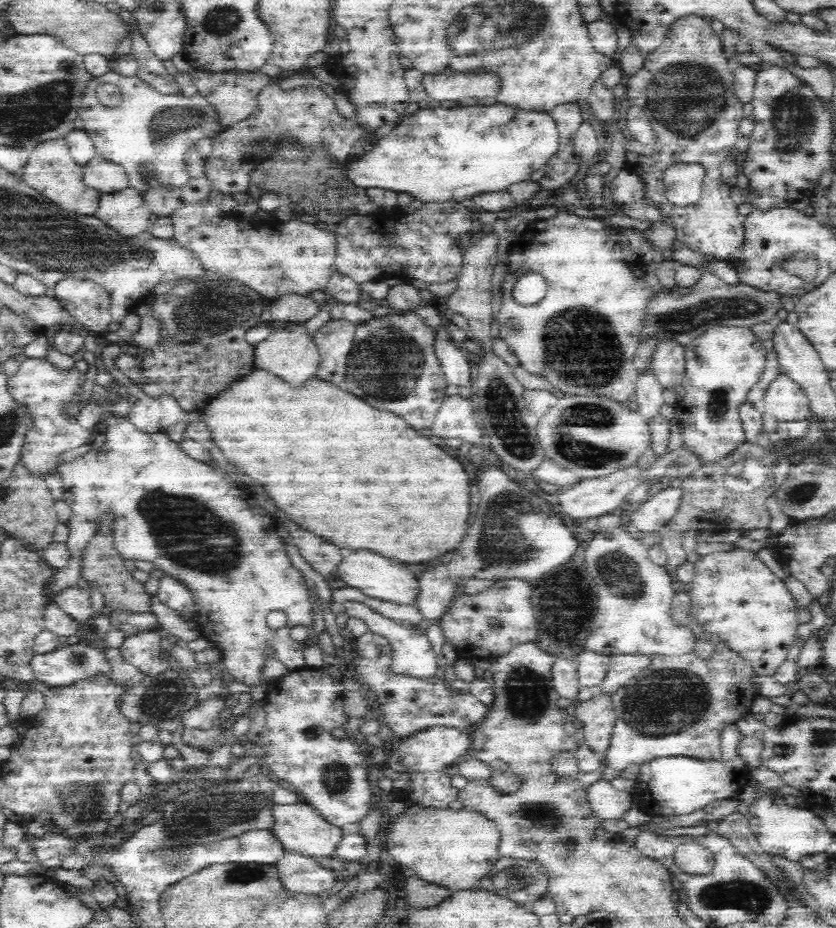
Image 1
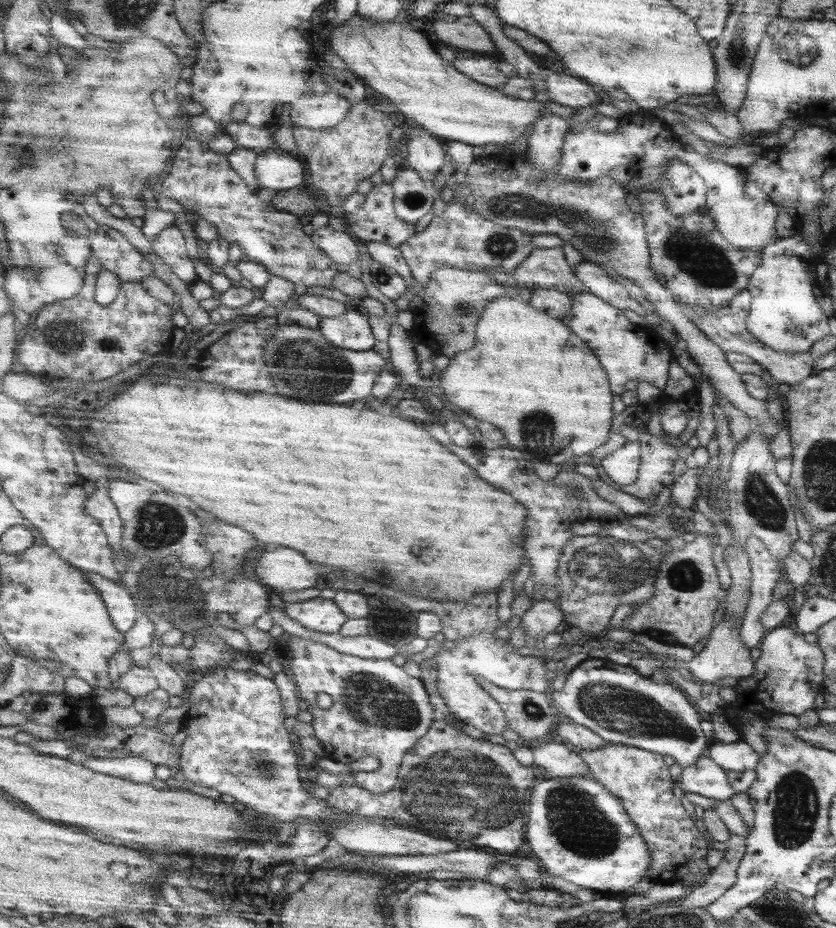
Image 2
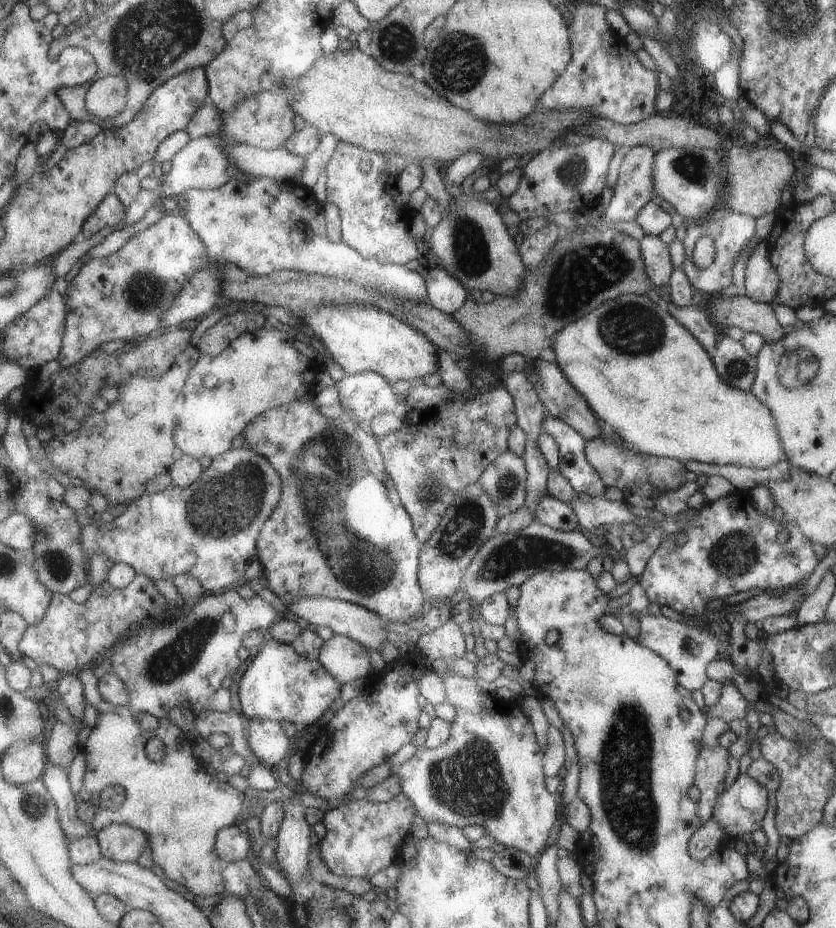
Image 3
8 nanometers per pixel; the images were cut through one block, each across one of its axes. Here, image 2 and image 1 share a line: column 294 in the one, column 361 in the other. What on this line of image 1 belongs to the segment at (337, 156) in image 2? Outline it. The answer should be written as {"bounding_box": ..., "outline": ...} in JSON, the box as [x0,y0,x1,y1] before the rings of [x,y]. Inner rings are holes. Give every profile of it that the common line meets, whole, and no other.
{"bounding_box":[206,84,364,196],"outline":[[[272,84],[260,96],[258,114],[212,138],[214,152],[206,158],[206,172],[208,172],[212,188],[220,194],[232,194],[232,196],[248,194],[252,186],[250,174],[254,172],[258,162],[264,158],[266,150],[270,150],[282,134],[294,134],[306,146],[316,146],[320,142],[326,142],[332,158],[338,162],[344,162],[346,166],[354,158],[352,148],[362,138],[364,130],[356,122],[342,118],[336,110],[334,98],[328,98],[322,88],[304,86],[298,90],[294,88],[282,90],[280,86]]]}

